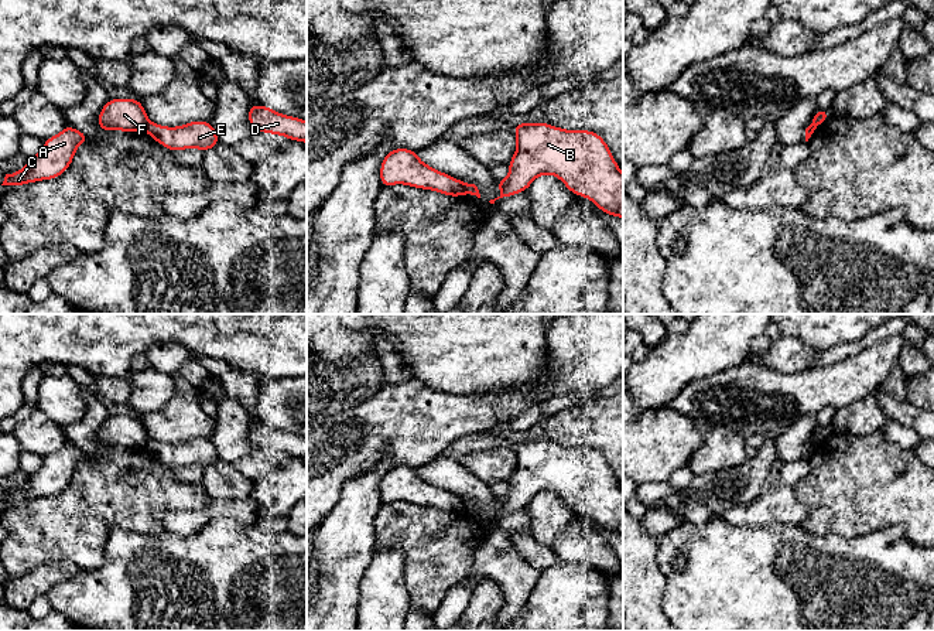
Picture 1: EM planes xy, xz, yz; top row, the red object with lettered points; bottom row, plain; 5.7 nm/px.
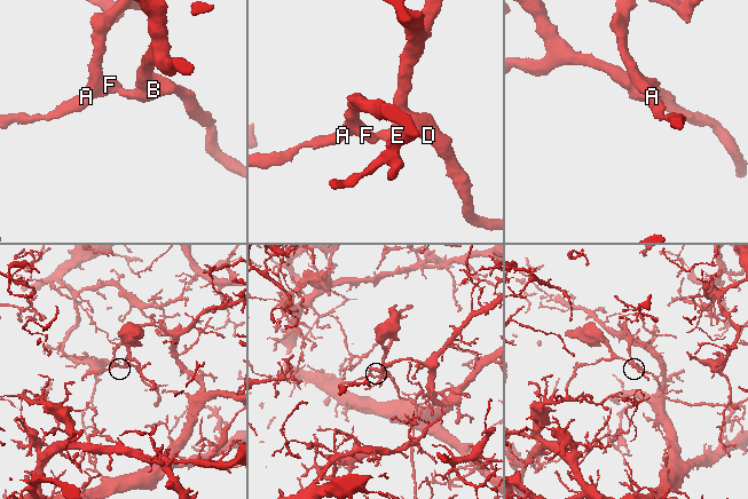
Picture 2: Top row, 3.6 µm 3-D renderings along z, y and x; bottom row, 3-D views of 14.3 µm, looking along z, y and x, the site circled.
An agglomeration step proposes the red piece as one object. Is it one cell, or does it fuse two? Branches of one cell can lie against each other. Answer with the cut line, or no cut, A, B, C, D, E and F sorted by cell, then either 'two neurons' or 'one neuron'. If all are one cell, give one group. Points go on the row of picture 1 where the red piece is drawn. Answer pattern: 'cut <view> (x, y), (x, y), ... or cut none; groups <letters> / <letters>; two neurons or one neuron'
cut xz (462, 184), (466, 193); groups A C F / B D E; two neurons

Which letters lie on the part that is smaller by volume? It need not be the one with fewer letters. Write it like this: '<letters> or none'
B, D, E

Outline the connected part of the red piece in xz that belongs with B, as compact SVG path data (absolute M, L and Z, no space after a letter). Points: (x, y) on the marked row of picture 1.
M524 120L512 130L517 147L507 163L510 175L497 180L500 195L490 204L527 191L541 174L552 174L574 195L586 197L601 211L623 218L623 173L598 133Z

